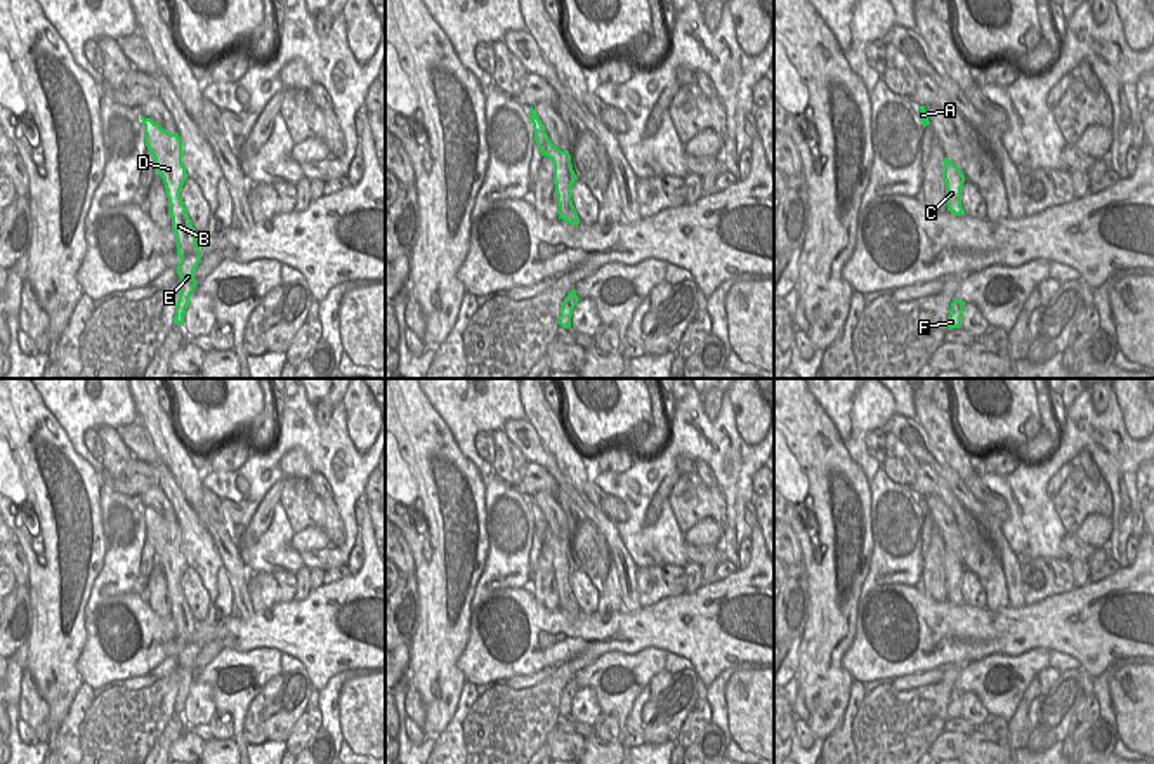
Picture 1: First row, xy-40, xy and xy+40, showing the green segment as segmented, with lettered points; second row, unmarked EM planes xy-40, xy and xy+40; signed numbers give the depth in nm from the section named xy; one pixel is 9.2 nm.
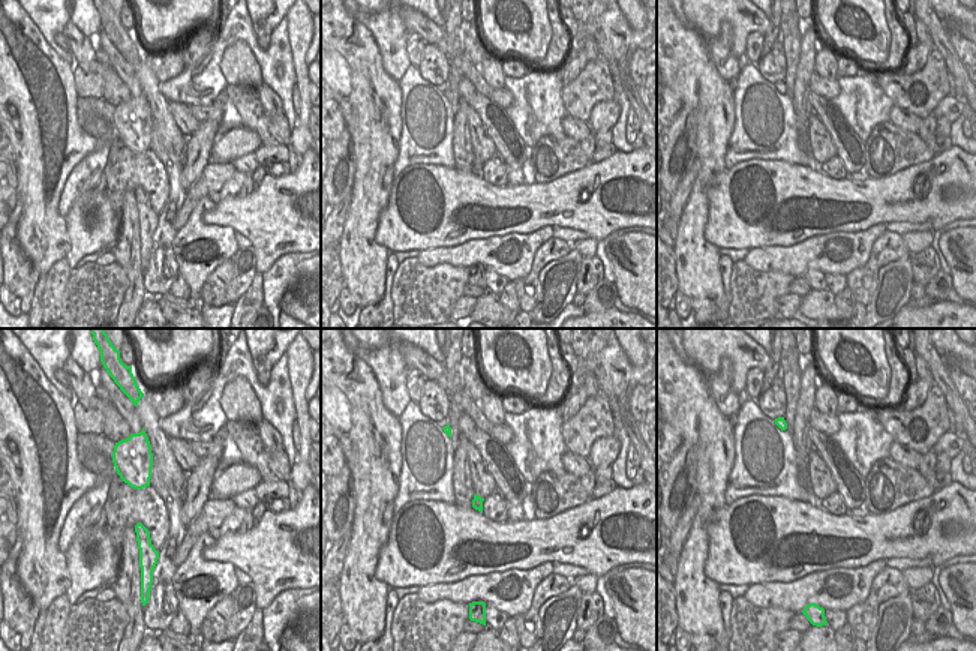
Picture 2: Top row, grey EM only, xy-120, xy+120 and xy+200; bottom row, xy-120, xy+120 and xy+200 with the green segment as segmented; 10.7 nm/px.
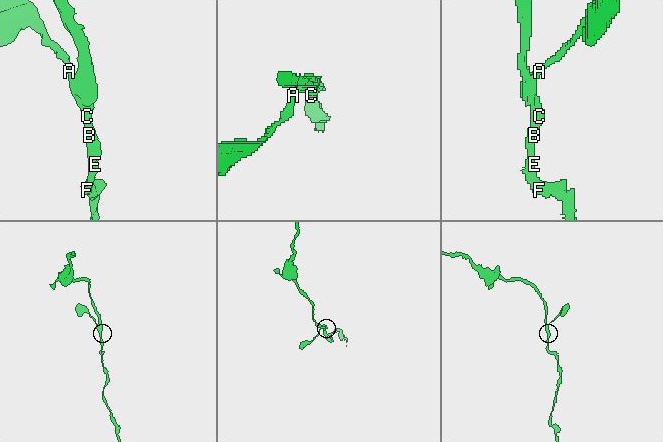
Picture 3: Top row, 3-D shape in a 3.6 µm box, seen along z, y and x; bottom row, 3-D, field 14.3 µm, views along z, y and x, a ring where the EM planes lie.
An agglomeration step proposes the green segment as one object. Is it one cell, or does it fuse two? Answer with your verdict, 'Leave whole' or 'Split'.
Leave whole.

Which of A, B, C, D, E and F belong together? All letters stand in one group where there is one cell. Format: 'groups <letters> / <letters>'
groups A B C D E F

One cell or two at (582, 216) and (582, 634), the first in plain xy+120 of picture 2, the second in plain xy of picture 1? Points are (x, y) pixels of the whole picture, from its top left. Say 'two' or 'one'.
one

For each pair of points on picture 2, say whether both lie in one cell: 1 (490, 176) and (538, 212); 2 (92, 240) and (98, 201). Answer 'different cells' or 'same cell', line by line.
1: different cells
2: same cell

